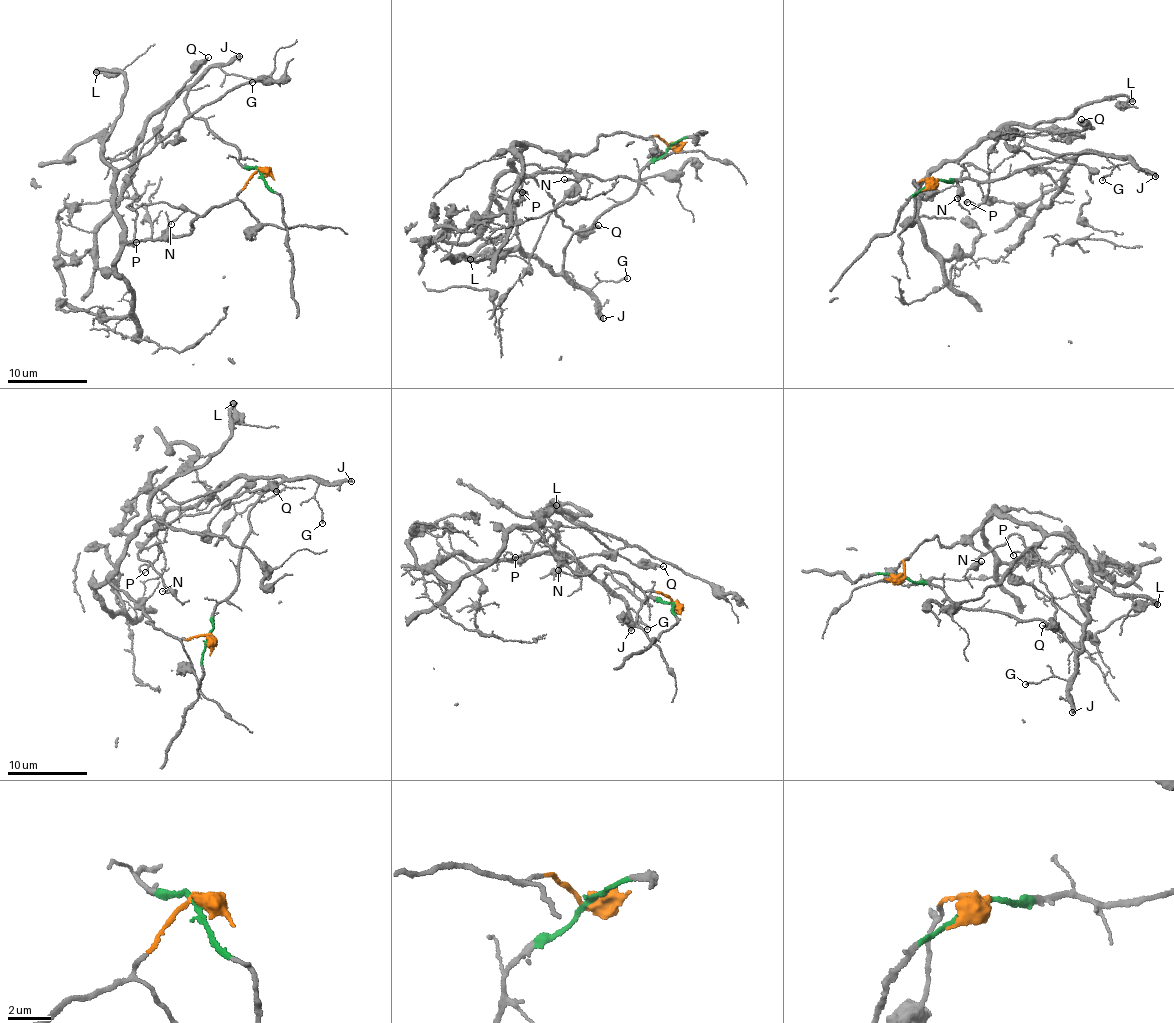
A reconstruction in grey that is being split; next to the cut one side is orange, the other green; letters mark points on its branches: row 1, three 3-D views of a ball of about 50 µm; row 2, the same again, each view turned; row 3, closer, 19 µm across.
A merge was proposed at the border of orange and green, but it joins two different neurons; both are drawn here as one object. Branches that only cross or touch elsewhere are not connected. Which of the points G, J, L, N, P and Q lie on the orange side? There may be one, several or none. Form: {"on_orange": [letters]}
{"on_orange": ["L", "Q"]}

